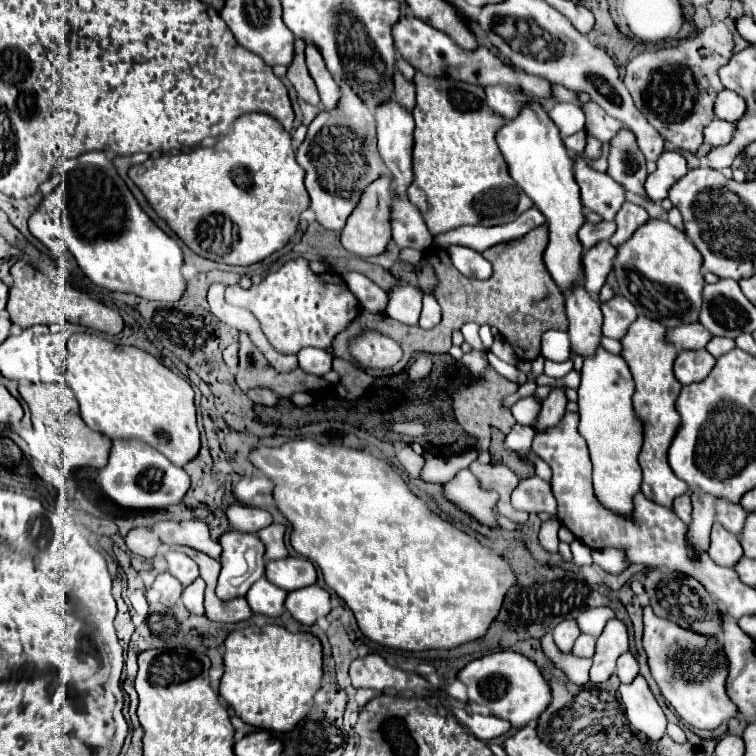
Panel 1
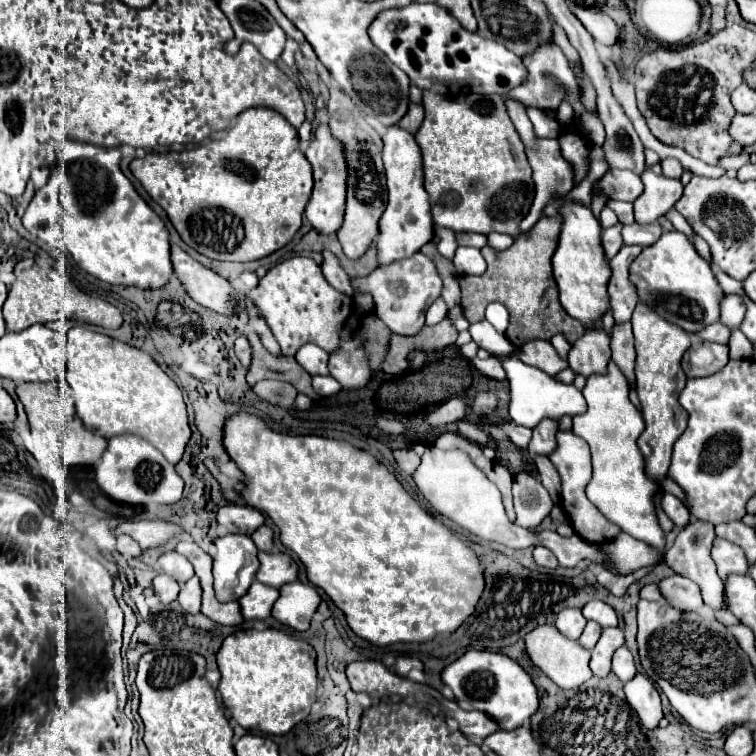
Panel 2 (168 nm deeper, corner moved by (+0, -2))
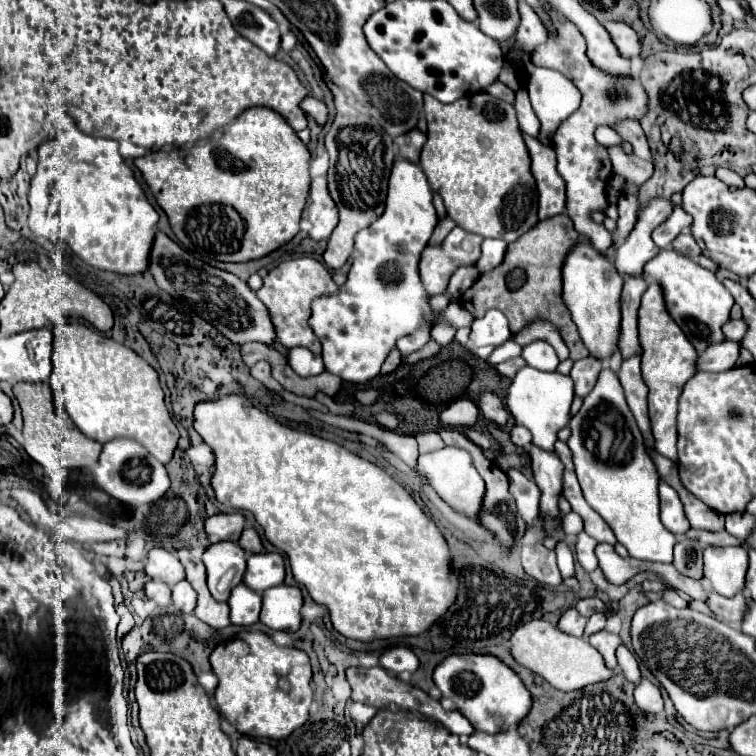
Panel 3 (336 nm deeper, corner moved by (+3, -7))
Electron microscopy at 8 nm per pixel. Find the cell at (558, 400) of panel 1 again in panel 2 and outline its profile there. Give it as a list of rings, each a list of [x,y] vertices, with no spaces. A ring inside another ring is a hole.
[[[544,419],[540,425],[532,429],[532,439],[528,443],[528,451],[532,455],[550,455],[556,449],[556,431],[558,423],[552,423],[552,419]]]

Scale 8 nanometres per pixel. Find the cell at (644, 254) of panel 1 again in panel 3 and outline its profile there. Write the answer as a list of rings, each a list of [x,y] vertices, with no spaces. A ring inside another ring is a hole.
[[[661,250],[653,260],[645,264],[641,276],[643,280],[657,282],[661,286],[669,316],[677,322],[697,352],[703,352],[707,346],[723,340],[721,326],[729,320],[733,296],[725,290],[725,286],[711,270],[699,266],[695,260],[675,250]]]

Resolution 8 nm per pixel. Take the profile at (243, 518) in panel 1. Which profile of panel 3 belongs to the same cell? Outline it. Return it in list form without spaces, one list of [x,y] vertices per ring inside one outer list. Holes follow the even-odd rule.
[[[241,512],[215,514],[205,520],[205,530],[219,540],[239,540],[241,532],[245,530],[245,516]]]

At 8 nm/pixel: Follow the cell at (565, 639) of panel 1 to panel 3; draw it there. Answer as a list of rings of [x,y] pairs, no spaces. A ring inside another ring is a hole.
[[[569,608],[569,610],[561,616],[557,628],[559,628],[561,632],[565,632],[565,634],[581,636],[581,634],[583,634],[583,628],[585,628],[585,622],[587,622],[587,618],[583,618],[575,608]]]

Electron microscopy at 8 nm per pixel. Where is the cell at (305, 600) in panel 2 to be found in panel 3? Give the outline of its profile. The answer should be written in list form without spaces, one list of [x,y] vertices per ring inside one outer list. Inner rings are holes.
[[[275,586],[263,592],[261,622],[273,630],[297,632],[301,626],[303,596],[297,586]]]

